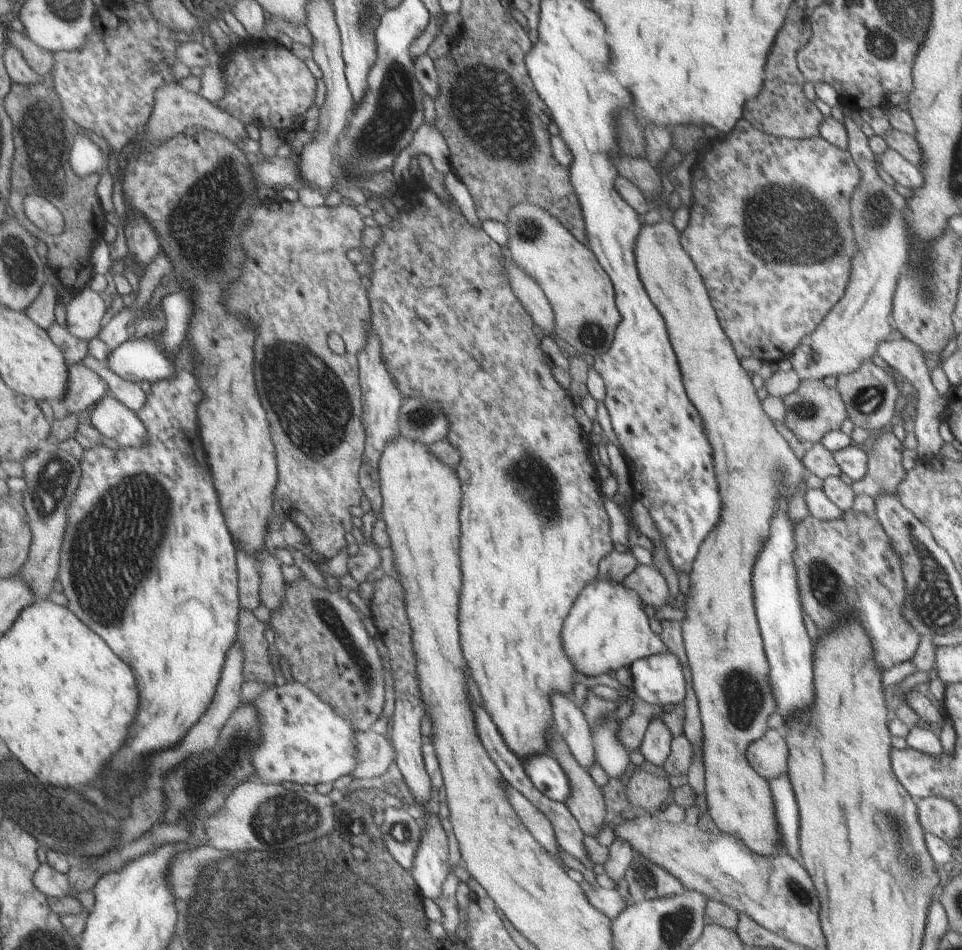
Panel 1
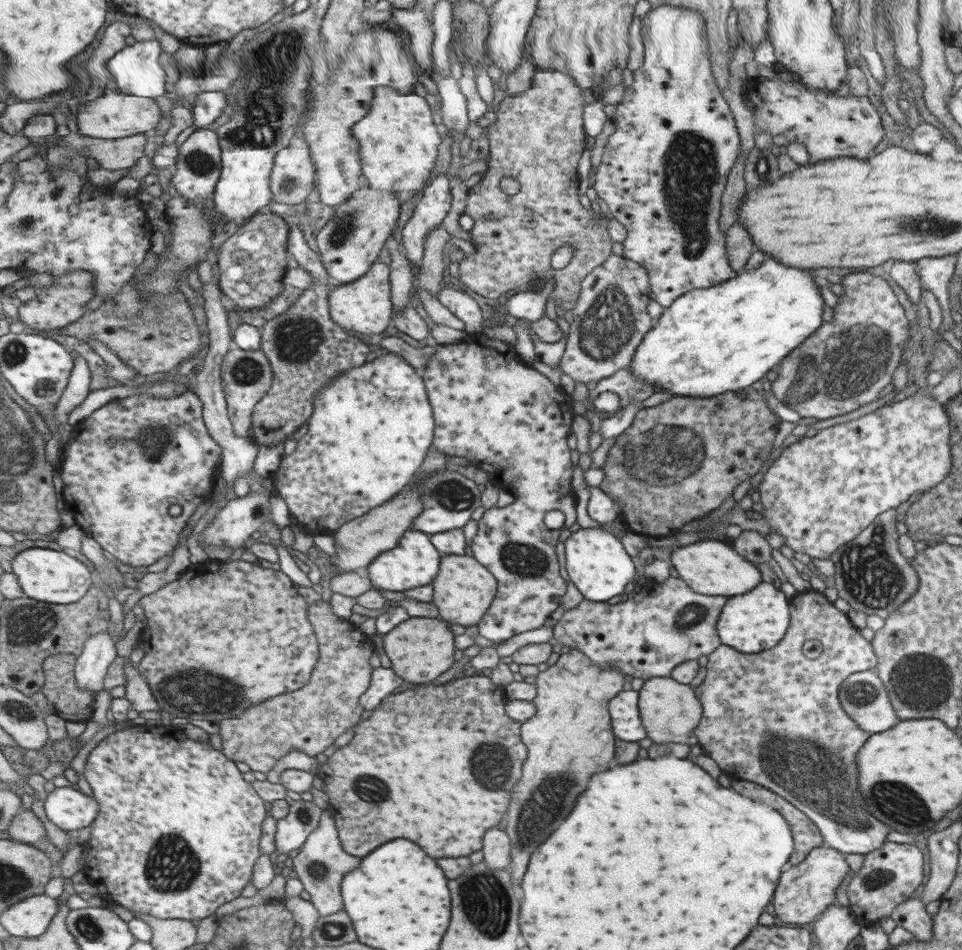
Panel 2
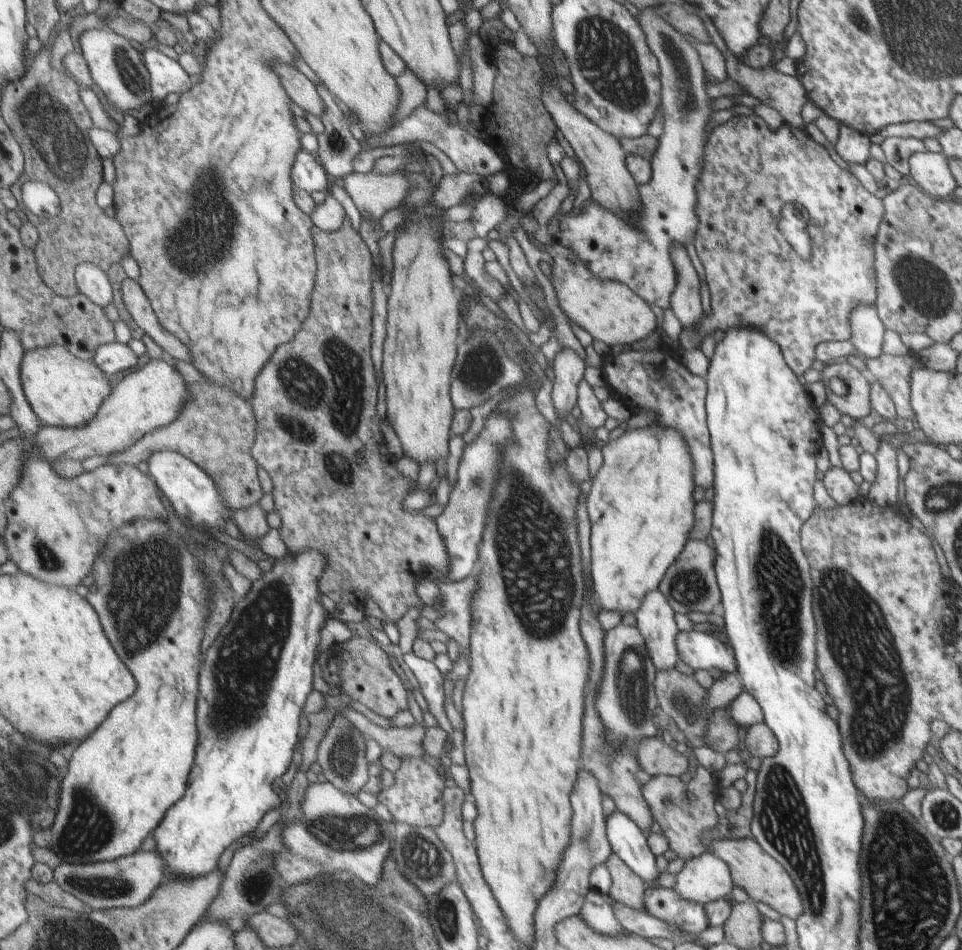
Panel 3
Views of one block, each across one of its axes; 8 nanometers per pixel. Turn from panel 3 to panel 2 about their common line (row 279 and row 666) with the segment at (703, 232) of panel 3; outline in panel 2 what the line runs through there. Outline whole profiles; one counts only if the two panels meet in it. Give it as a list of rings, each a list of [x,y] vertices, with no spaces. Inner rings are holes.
[[[809,589],[806,591],[801,591],[800,593],[796,592],[796,594],[794,594],[792,597],[793,597],[793,628],[789,628],[789,636],[784,636],[785,640],[781,640],[781,644],[777,643],[775,647],[771,647],[770,649],[759,651],[753,654],[739,652],[737,651],[737,649],[731,649],[729,648],[729,646],[725,646],[724,644],[721,644],[721,646],[717,647],[715,651],[707,655],[708,659],[705,666],[706,667],[705,677],[703,679],[703,682],[701,682],[698,686],[695,687],[697,688],[697,690],[695,690],[697,700],[699,700],[701,702],[701,705],[704,706],[703,712],[705,712],[705,720],[701,720],[701,724],[697,724],[697,738],[699,738],[699,746],[701,746],[703,750],[707,750],[709,754],[711,754],[711,752],[717,752],[717,750],[719,750],[719,760],[715,760],[715,762],[717,762],[717,766],[719,766],[719,768],[721,768],[723,772],[727,772],[727,774],[733,774],[735,778],[749,778],[749,782],[755,782],[757,784],[761,784],[761,786],[765,786],[765,788],[768,788],[771,792],[777,793],[779,796],[782,796],[782,798],[785,801],[788,801],[791,805],[795,806],[797,809],[804,810],[821,827],[821,832],[823,832],[823,834],[827,837],[827,845],[833,846],[833,848],[837,849],[838,851],[841,851],[843,854],[864,855],[865,853],[875,851],[877,848],[883,846],[883,844],[887,840],[887,836],[890,830],[889,830],[889,827],[887,827],[887,825],[881,824],[879,820],[875,820],[875,818],[873,818],[873,816],[871,816],[871,814],[867,812],[867,808],[865,808],[865,804],[863,804],[863,798],[861,798],[861,790],[859,790],[859,780],[857,780],[857,778],[859,778],[859,772],[857,772],[857,766],[855,766],[855,754],[857,754],[857,750],[861,748],[861,744],[863,744],[863,742],[867,740],[867,736],[869,736],[869,733],[859,728],[859,726],[857,726],[857,724],[855,724],[855,722],[853,722],[853,720],[851,720],[851,718],[847,716],[847,713],[843,711],[838,699],[839,698],[838,688],[839,688],[839,685],[841,685],[841,683],[843,682],[843,680],[845,680],[845,678],[847,678],[850,674],[853,674],[854,672],[873,670],[873,666],[875,666],[875,656],[873,656],[873,652],[871,652],[871,646],[869,646],[869,642],[861,638],[861,634],[857,632],[857,627],[854,627],[850,623],[850,620],[846,616],[846,613],[841,612],[841,610],[837,610],[837,608],[833,606],[833,603],[829,602],[822,593]],[[805,640],[813,640],[813,644],[821,644],[821,654],[817,656],[815,659],[809,659],[809,656],[805,656],[805,644],[803,644]],[[785,674],[787,674],[787,676],[785,676]],[[747,678],[749,678],[749,680],[747,680]],[[787,678],[789,678],[789,680],[787,680]],[[773,686],[775,686],[775,688],[773,688]],[[785,688],[787,688],[787,690],[785,690]],[[783,690],[785,690],[785,692],[783,692]],[[793,706],[795,706],[795,708],[793,708]],[[773,734],[775,734],[775,736],[779,736],[779,738],[769,738],[769,736],[773,736]],[[785,736],[787,736],[787,738],[793,738],[793,740],[785,740]],[[707,738],[709,738],[709,744],[707,744]],[[767,738],[769,738],[769,740],[767,740]],[[711,740],[713,740],[713,742],[723,742],[723,740],[725,740],[725,742],[723,742],[723,744],[711,744]],[[763,740],[767,740],[767,742],[763,742]],[[745,742],[747,742],[747,744],[745,744]],[[761,742],[763,742],[763,748],[761,748]],[[793,746],[795,746],[795,748],[793,748]],[[751,748],[753,748],[753,750],[751,750]],[[759,748],[761,748],[761,762],[759,762]],[[773,748],[775,748],[775,754],[773,754]],[[837,756],[839,756],[841,760],[839,760]],[[845,766],[847,766],[847,778],[845,778]],[[761,768],[763,768],[763,770],[761,770]],[[859,810],[863,810],[863,812],[859,812]]]

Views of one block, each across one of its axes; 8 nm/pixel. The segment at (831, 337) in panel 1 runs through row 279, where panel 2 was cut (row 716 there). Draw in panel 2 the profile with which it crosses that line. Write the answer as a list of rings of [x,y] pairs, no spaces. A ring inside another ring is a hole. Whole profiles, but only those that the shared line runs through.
[[[875,670],[857,672],[857,676],[848,677],[845,688],[841,688],[840,704],[845,704],[845,712],[857,720],[859,728],[873,734],[899,722]]]

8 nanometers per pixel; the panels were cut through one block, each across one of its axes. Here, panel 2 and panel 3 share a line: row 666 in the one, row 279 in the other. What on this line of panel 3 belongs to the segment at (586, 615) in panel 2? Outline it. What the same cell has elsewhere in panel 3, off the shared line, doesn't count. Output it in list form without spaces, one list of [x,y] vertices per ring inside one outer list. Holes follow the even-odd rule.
[[[649,8],[641,9],[640,12],[639,24],[641,28],[645,28],[645,36],[649,36],[649,48],[653,48],[653,52],[657,52],[657,60],[661,60],[661,84],[663,85],[663,95],[661,95],[663,130],[657,139],[653,156],[649,160],[650,181],[644,185],[637,185],[642,210],[637,215],[617,217],[616,213],[610,213],[589,199],[583,204],[577,216],[571,217],[567,214],[560,220],[559,234],[553,238],[553,241],[571,249],[599,280],[607,278],[626,284],[637,296],[663,310],[671,306],[671,294],[677,284],[677,272],[669,252],[677,243],[684,246],[687,240],[692,242],[695,238],[695,230],[699,226],[699,218],[695,214],[697,204],[695,186],[703,176],[705,164],[705,146],[708,140],[705,124],[709,115],[715,111],[709,108],[709,100],[705,96],[703,68],[699,64],[695,50],[671,26],[667,26],[659,16],[652,14]]]

